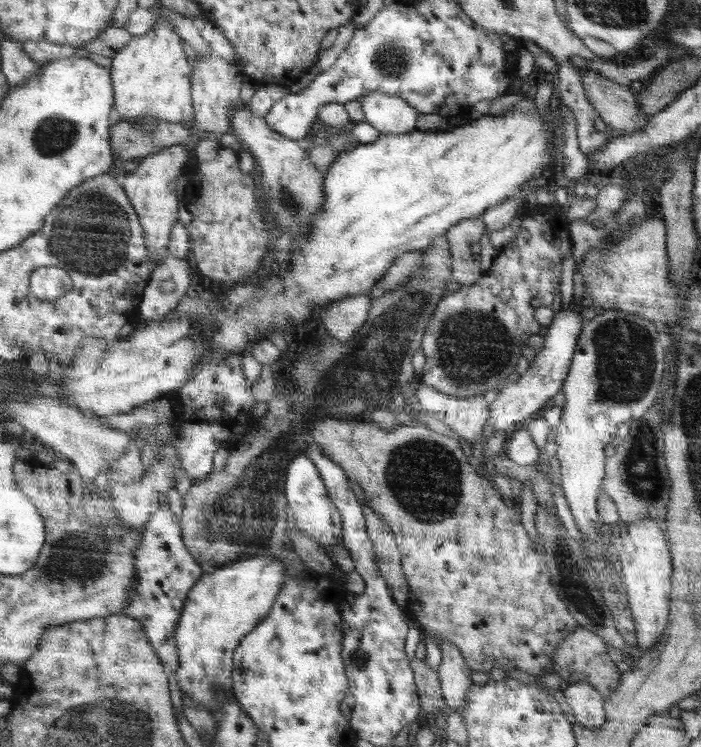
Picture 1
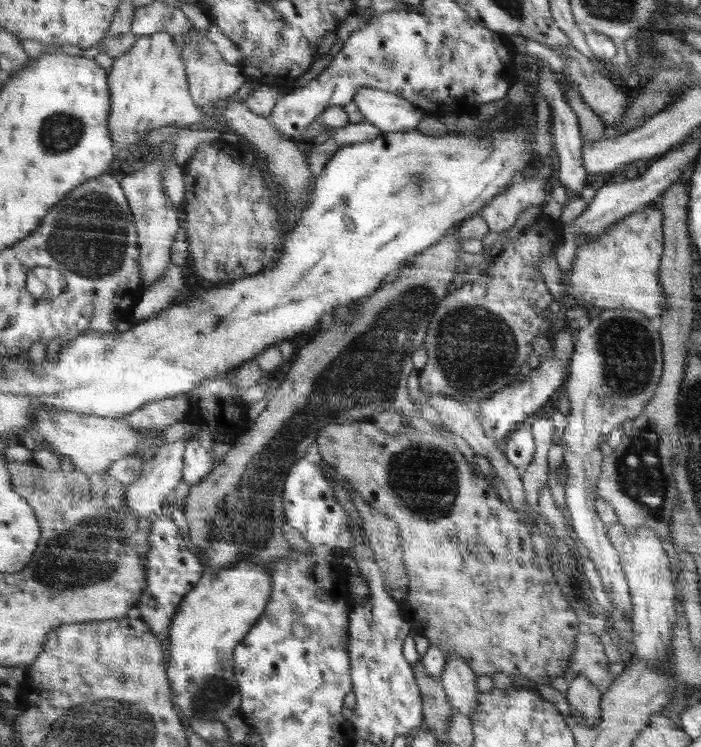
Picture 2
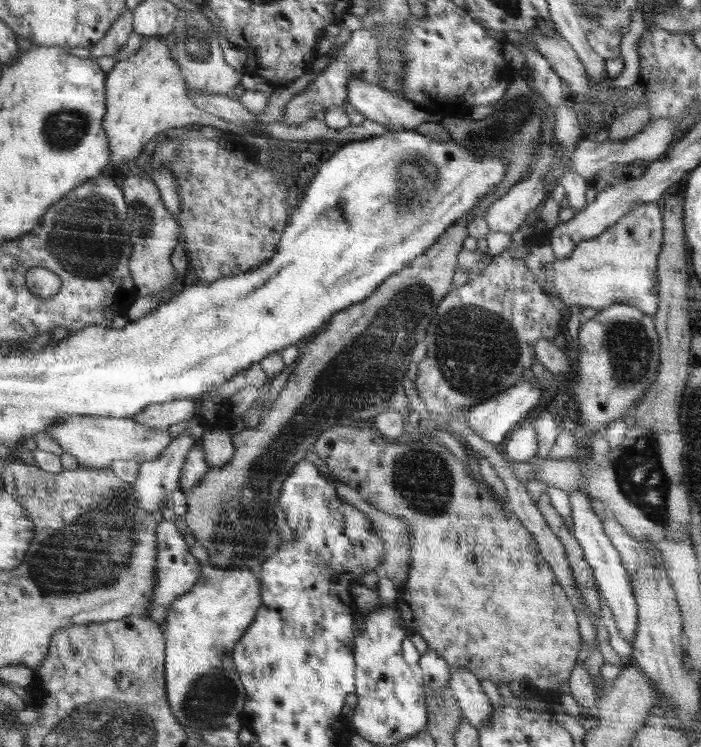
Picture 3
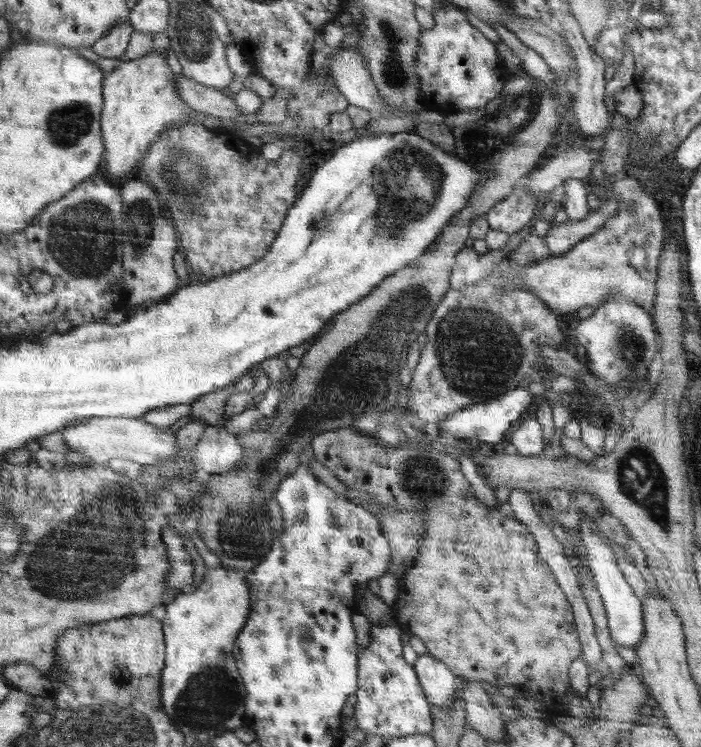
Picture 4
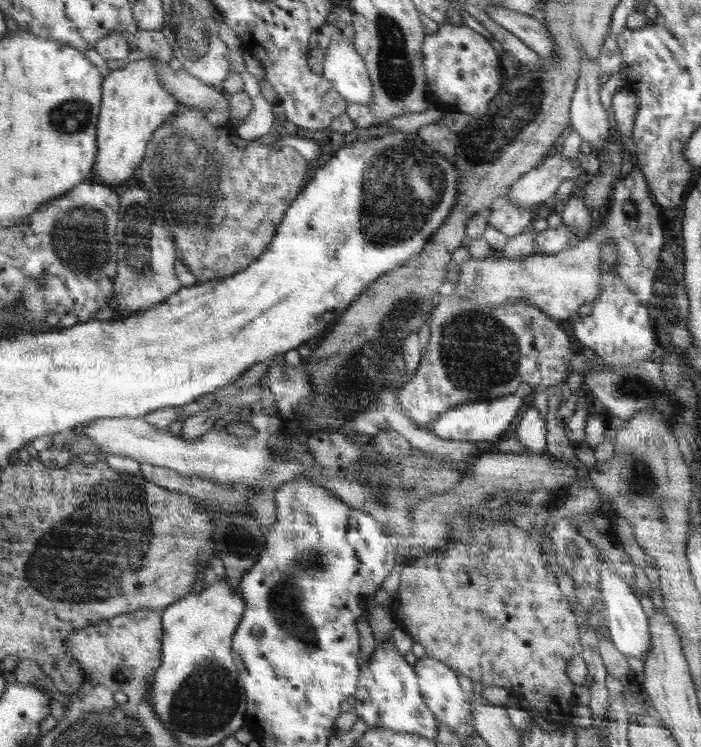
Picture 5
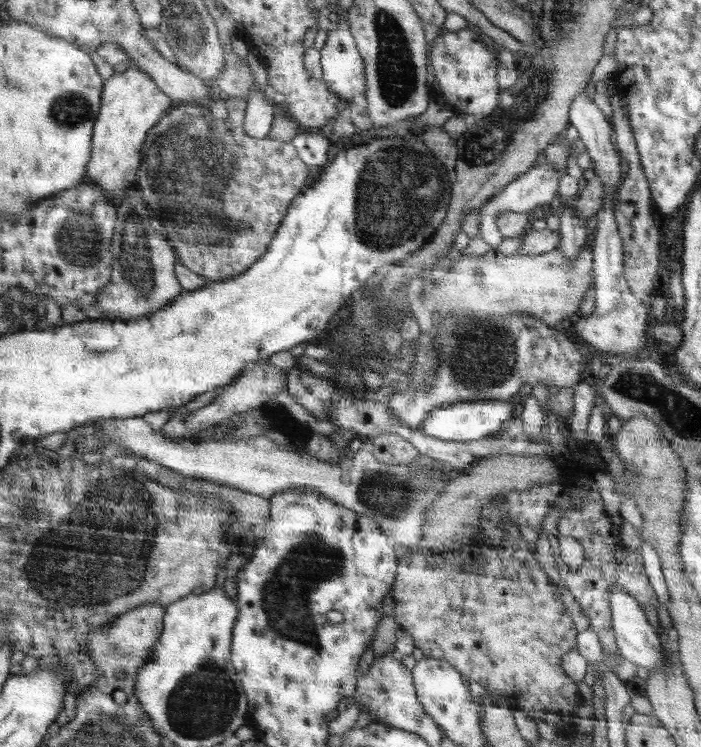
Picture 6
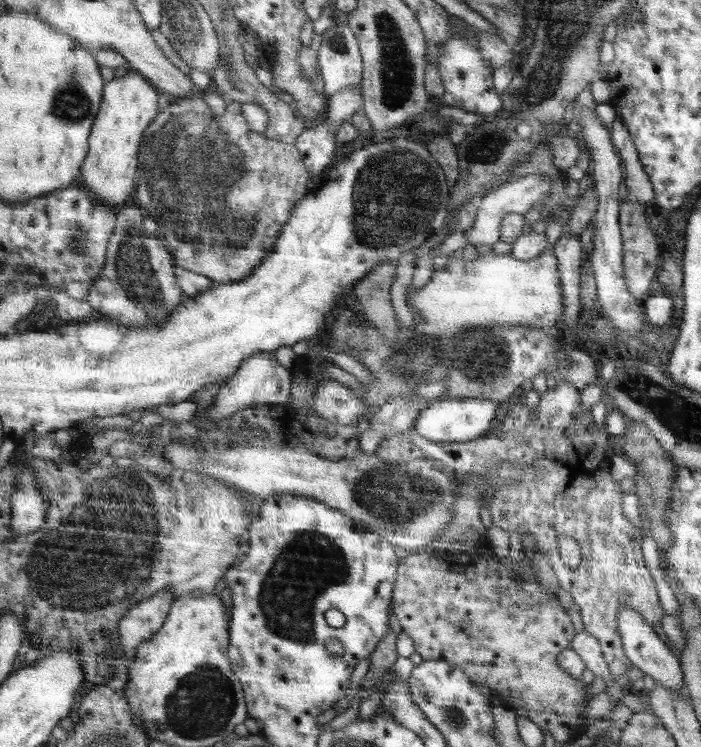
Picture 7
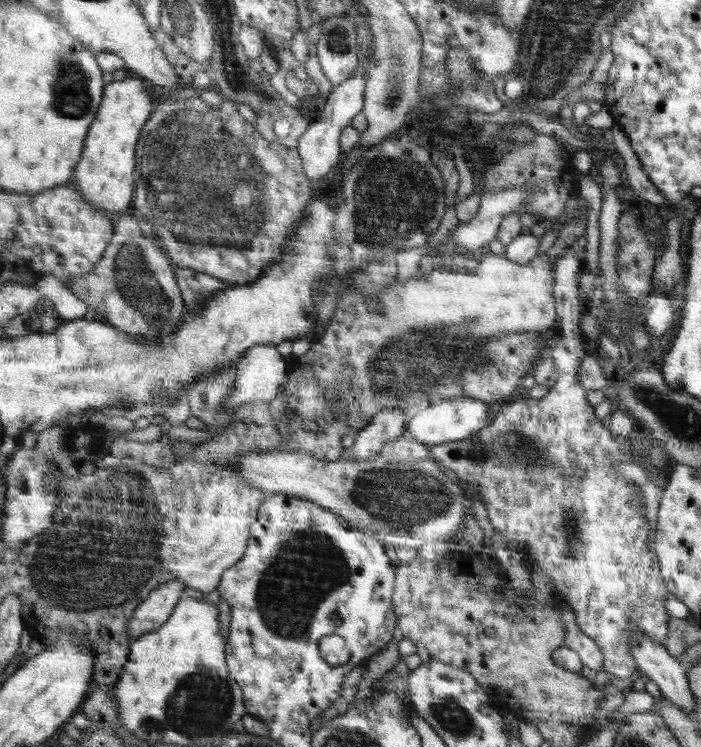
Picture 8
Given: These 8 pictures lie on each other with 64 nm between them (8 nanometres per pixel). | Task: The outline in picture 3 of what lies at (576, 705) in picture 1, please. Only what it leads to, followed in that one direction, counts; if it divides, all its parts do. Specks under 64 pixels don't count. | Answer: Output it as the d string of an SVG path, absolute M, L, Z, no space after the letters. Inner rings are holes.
M575 664L575 668L571 670L571 676L567 682L569 682L569 696L585 710L585 718L599 716L599 704L595 702L597 698L595 684L579 664Z

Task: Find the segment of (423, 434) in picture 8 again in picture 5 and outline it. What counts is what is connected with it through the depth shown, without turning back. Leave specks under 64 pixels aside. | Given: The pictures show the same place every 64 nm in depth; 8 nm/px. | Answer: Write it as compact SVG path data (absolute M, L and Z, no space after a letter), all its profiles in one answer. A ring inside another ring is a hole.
M515 392L515 396L503 396L499 400L491 402L479 402L479 404L465 404L453 410L447 410L435 418L427 430L433 432L441 440L459 440L459 442L497 442L501 440L501 432L507 428L511 418L515 418L517 410L521 408L521 394Z

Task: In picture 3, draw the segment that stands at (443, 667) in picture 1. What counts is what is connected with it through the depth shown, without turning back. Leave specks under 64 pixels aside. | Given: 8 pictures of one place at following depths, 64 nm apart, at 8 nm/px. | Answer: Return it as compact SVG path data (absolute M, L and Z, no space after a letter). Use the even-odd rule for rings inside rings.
M453 668L447 686L461 710L461 716L473 724L473 728L483 728L489 724L491 704L479 686L479 678L469 674L465 668Z

